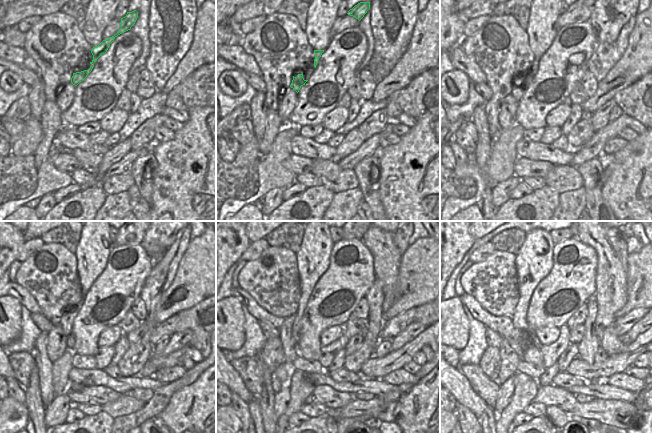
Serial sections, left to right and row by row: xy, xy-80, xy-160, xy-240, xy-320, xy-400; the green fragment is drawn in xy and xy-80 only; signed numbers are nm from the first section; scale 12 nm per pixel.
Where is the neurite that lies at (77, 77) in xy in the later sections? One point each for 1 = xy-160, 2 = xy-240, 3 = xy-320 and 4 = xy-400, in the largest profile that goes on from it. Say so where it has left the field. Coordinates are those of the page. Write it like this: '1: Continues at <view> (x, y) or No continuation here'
1: Continues at xy-160 (517, 92)
2: Continues at xy-240 (66, 321)
3: Continues at xy-320 (290, 351)
4: Continues at xy-400 (509, 359)

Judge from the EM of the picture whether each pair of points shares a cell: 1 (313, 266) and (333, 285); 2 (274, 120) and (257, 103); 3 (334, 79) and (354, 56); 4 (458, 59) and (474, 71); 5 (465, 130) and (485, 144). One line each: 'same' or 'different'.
1: different
2: different
3: same
4: same
5: different

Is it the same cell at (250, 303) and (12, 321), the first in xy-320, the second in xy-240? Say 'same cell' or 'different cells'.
different cells

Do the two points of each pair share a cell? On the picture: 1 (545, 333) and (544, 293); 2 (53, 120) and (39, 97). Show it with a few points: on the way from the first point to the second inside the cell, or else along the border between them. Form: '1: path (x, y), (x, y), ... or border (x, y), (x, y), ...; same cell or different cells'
1: border (558, 327), (542, 326), (532, 331); different cells
2: border (45, 100), (39, 118); different cells

